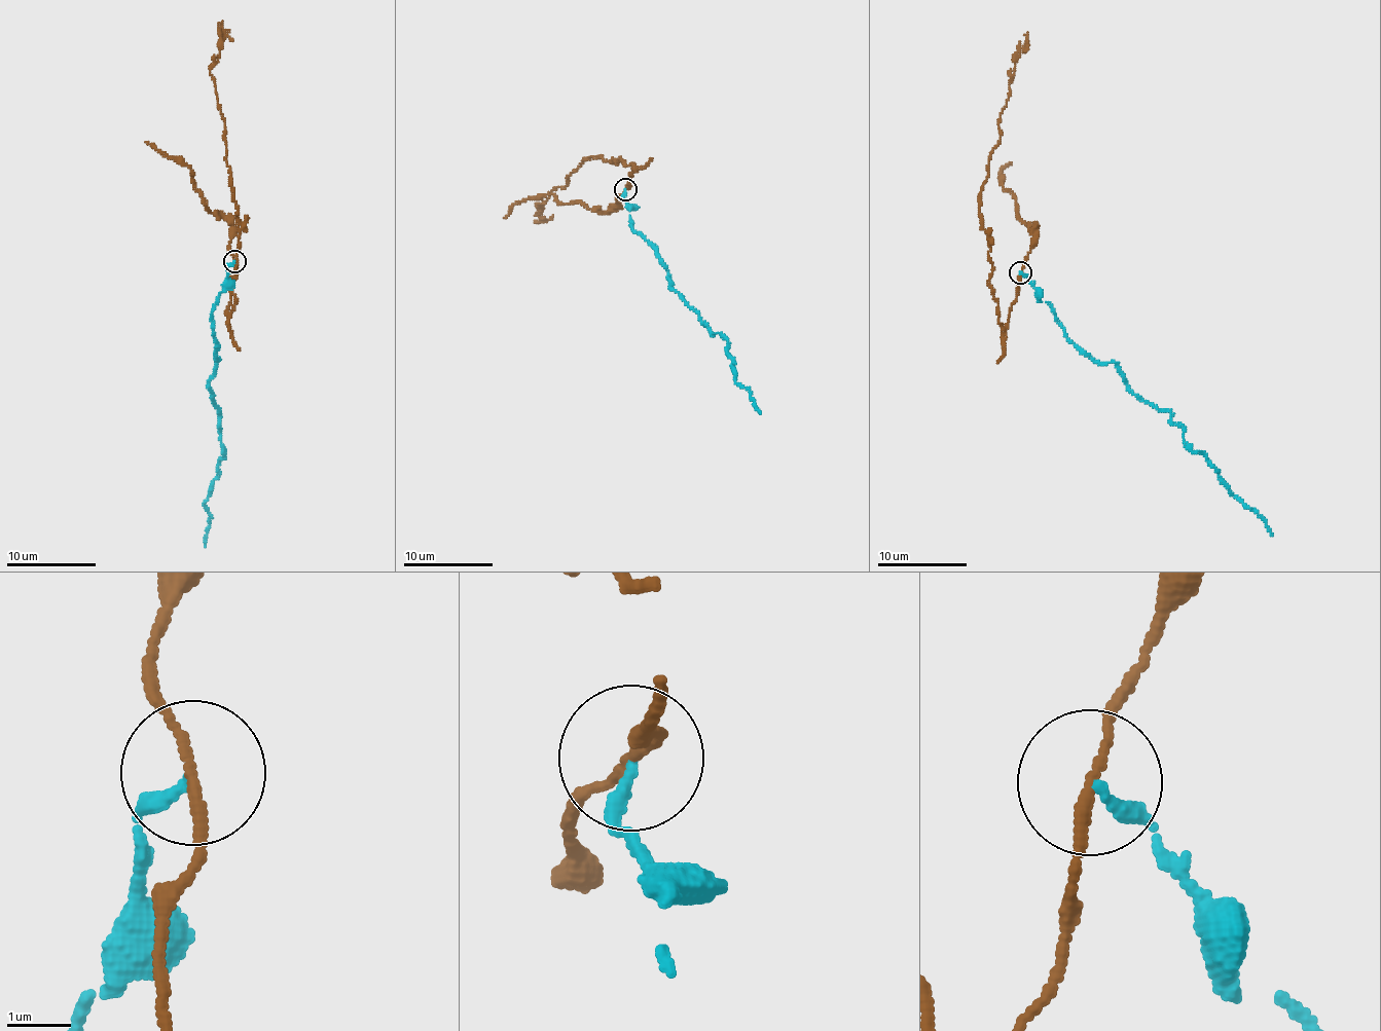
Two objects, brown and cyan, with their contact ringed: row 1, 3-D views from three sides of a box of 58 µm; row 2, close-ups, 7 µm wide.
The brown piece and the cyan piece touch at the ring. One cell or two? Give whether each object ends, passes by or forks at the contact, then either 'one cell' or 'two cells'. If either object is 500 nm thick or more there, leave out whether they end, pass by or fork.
brown passes by | cyan ends | two cells

